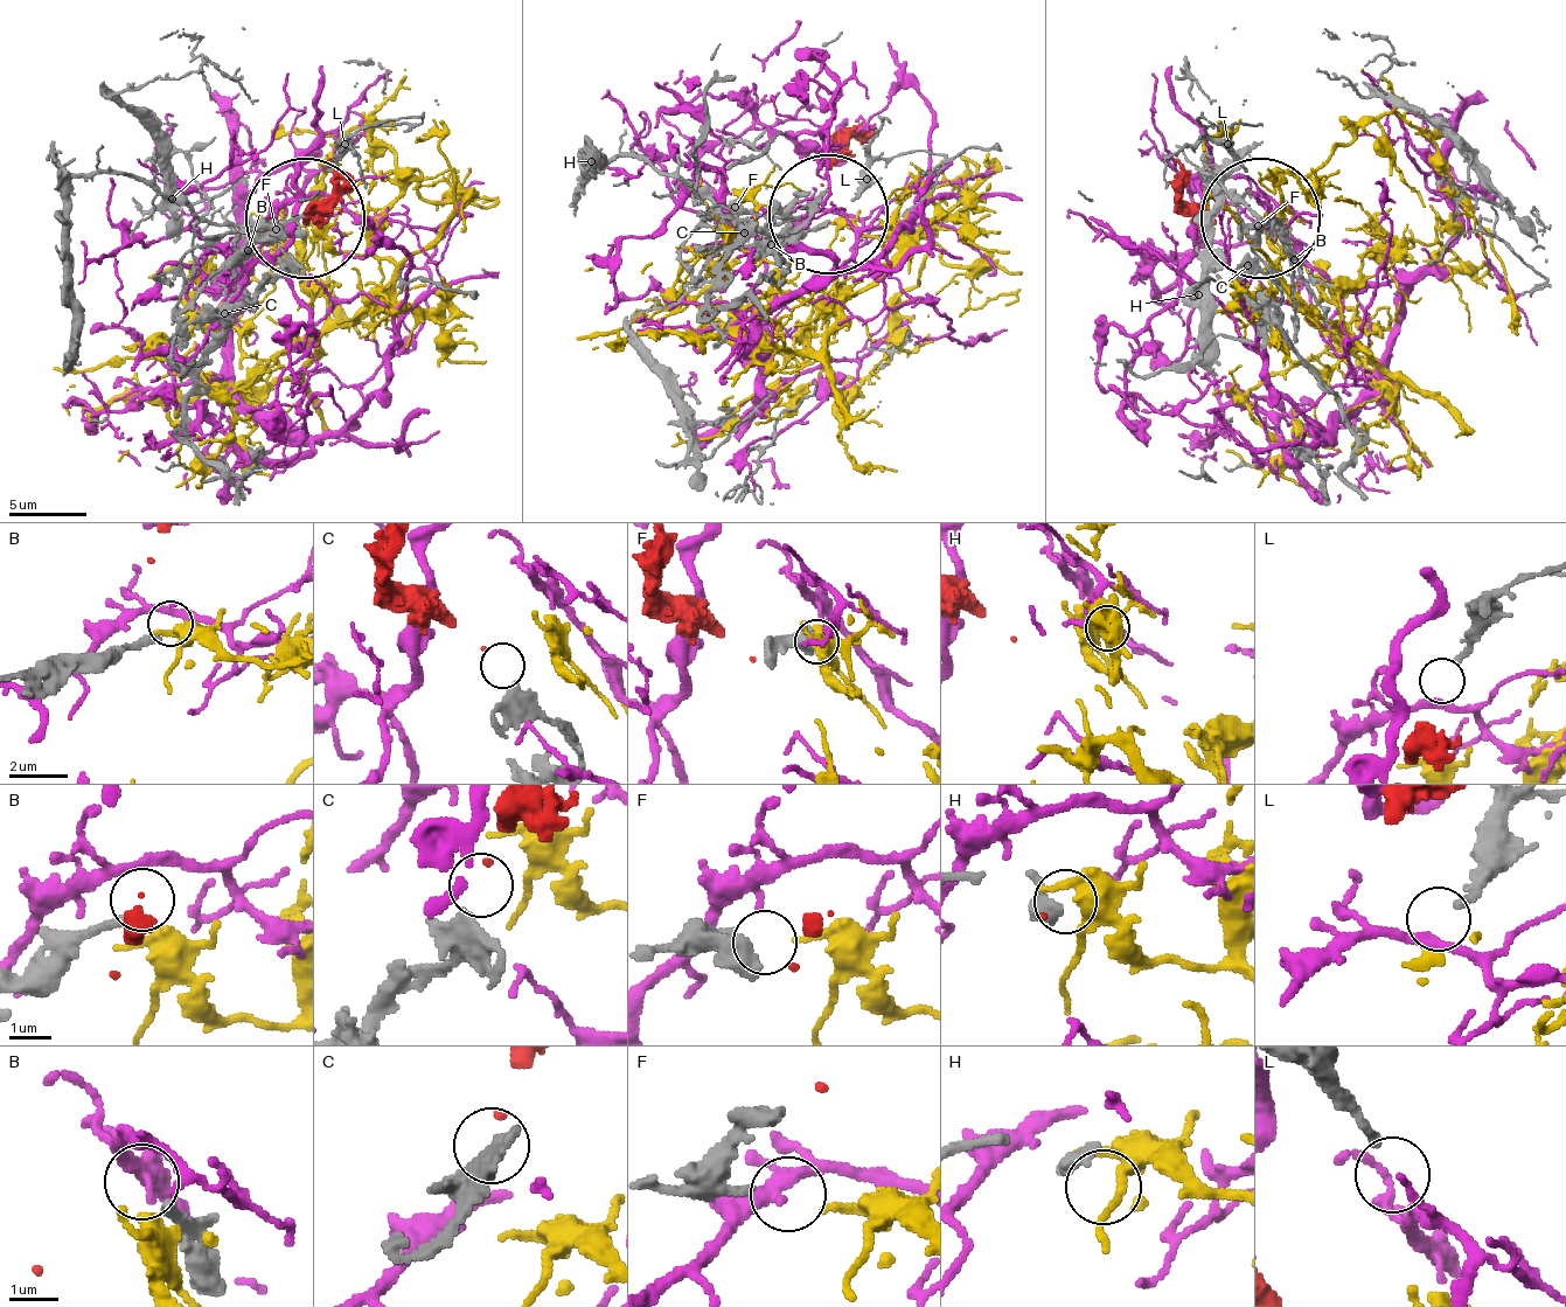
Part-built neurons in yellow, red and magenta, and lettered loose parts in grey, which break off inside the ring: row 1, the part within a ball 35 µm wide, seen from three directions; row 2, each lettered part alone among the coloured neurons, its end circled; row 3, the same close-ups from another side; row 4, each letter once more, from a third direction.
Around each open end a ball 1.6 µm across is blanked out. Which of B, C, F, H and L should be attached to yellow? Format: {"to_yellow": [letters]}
{"to_yellow": []}

